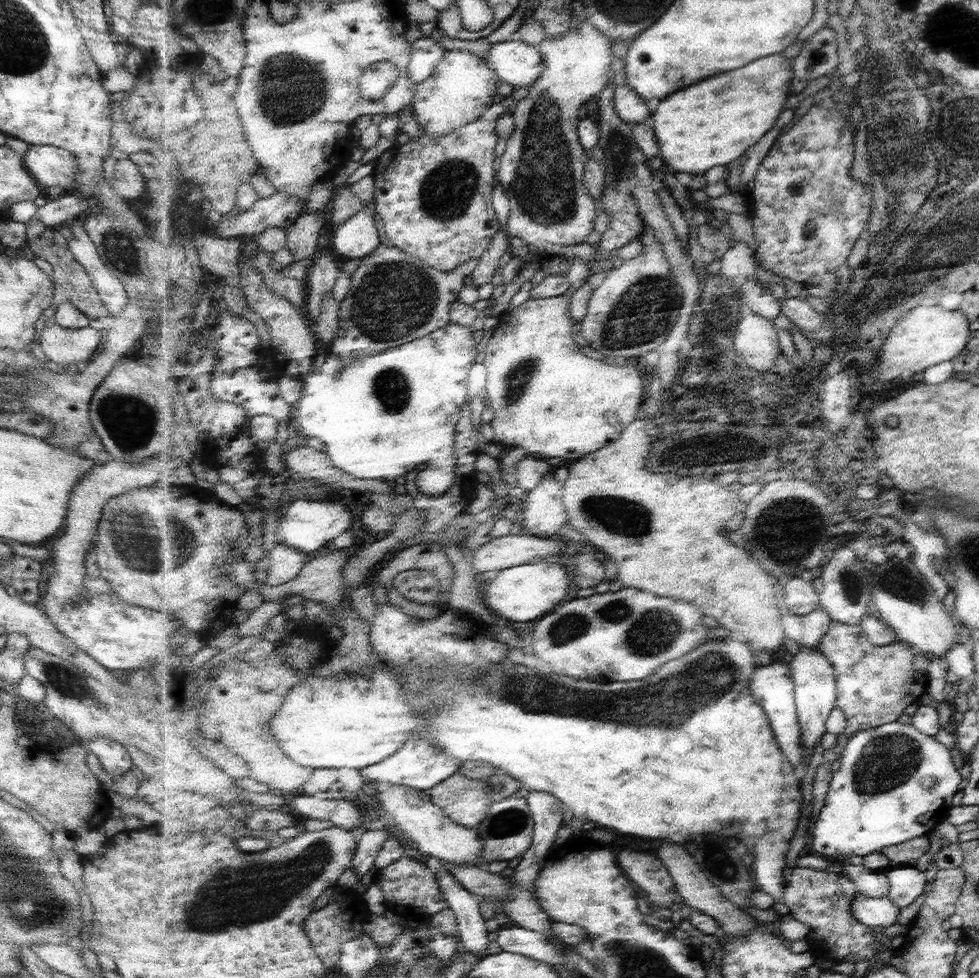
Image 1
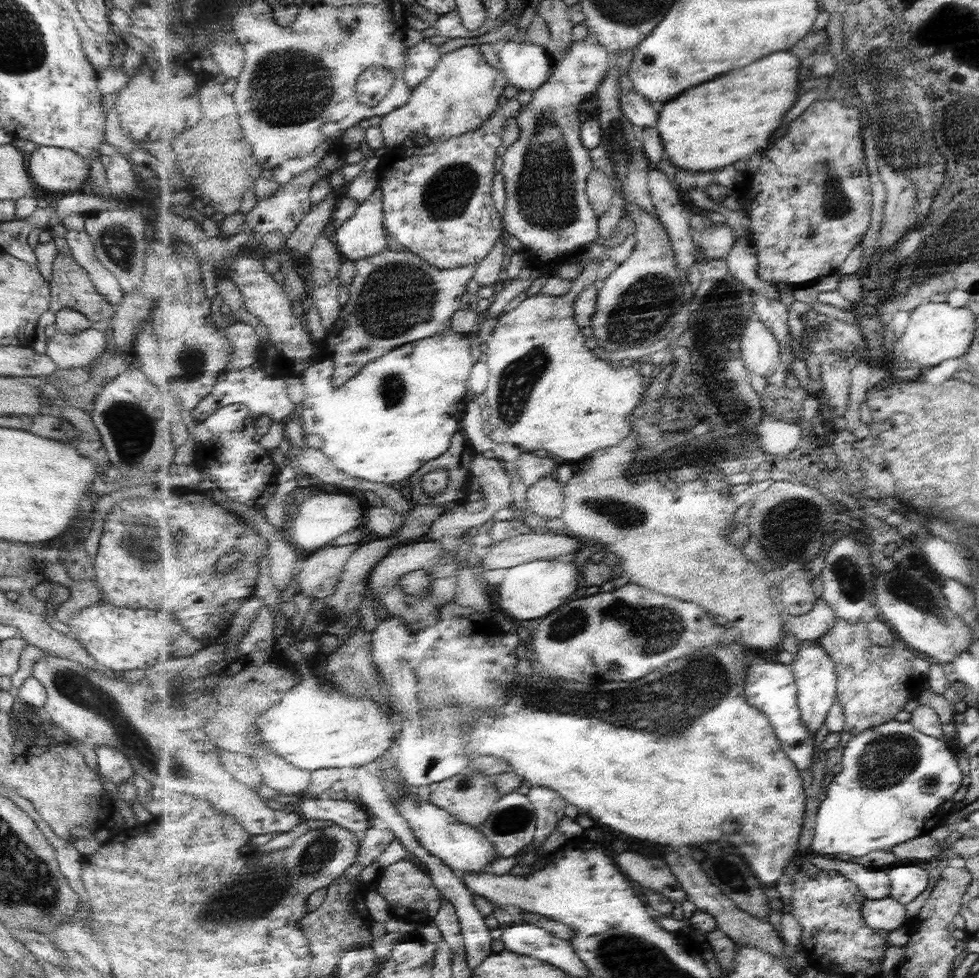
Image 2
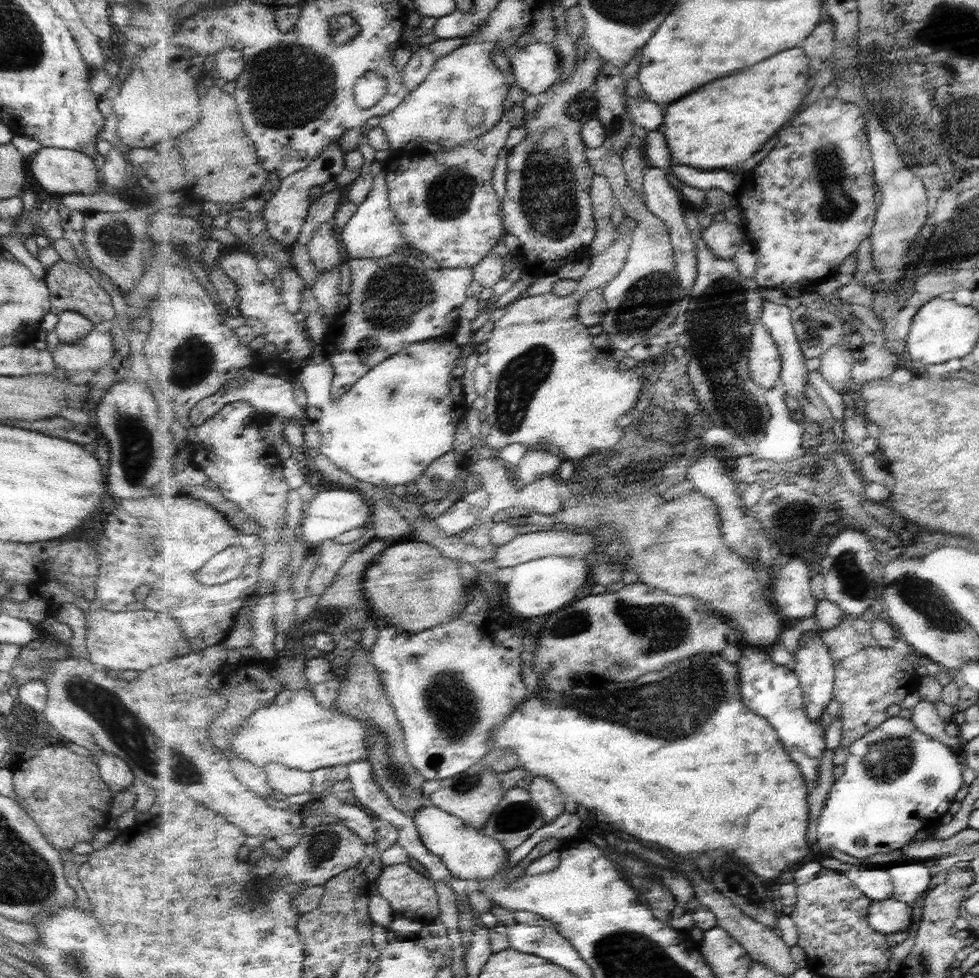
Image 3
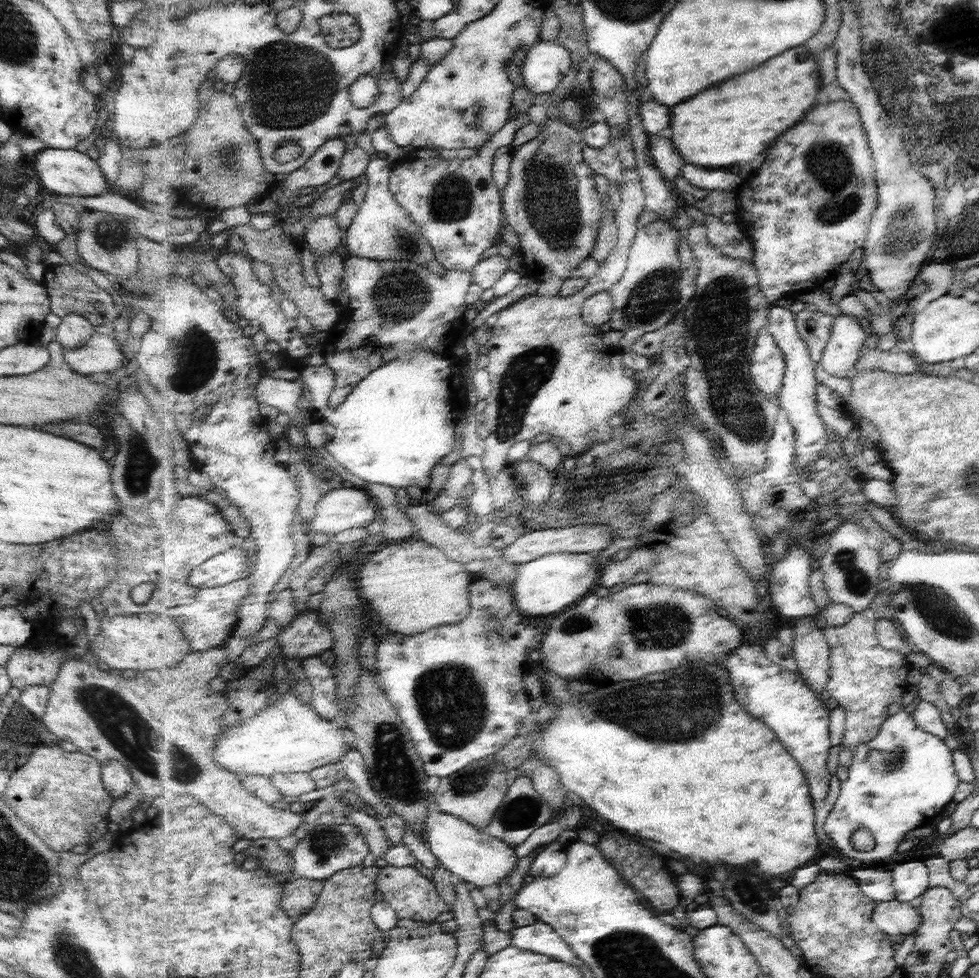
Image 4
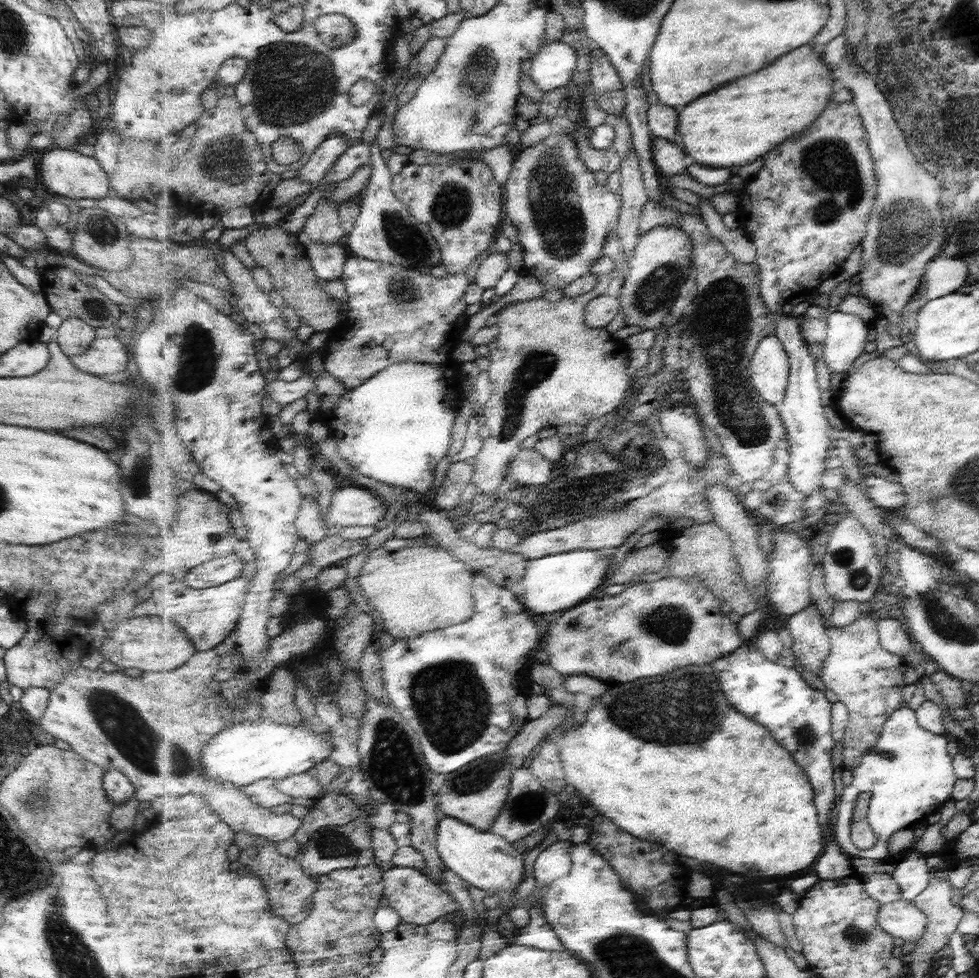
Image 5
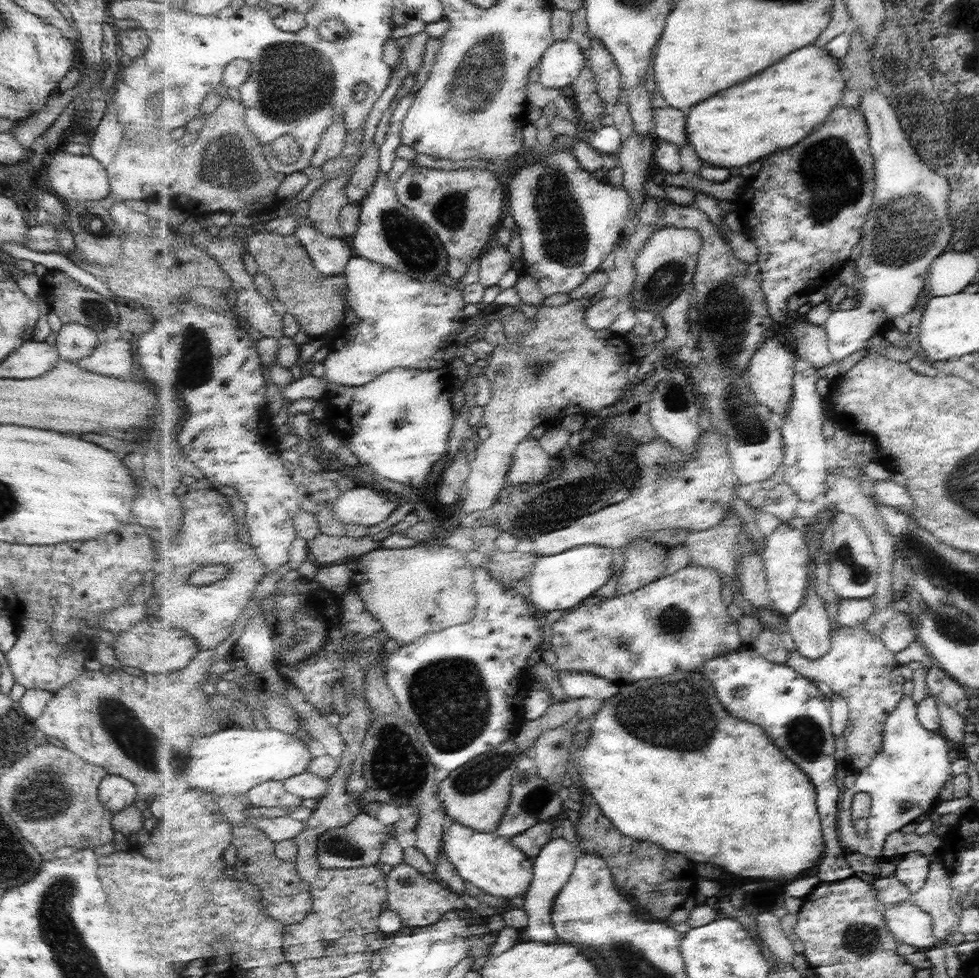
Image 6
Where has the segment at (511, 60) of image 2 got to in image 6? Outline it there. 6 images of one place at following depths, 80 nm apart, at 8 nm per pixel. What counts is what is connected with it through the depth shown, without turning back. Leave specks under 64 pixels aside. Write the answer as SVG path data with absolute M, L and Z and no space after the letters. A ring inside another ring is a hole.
M557 41L542 58L539 82L547 89L569 86L584 71L585 52L573 41Z

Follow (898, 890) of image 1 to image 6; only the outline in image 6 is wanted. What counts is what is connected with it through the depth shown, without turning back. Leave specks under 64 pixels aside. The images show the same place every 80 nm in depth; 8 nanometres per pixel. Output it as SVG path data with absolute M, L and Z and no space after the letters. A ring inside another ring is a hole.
M911 852L899 856L897 860L900 862L896 866L895 876L911 889L912 894L918 893L926 885L931 857L921 852Z

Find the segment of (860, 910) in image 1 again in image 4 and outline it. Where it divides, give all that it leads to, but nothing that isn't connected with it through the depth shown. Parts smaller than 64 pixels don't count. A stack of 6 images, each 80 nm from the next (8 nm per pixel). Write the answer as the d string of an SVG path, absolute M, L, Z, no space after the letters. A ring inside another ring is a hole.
M897 898L891 902L878 902L873 915L873 922L892 938L899 935L916 935L923 920L919 908L915 908L910 901L900 901Z

